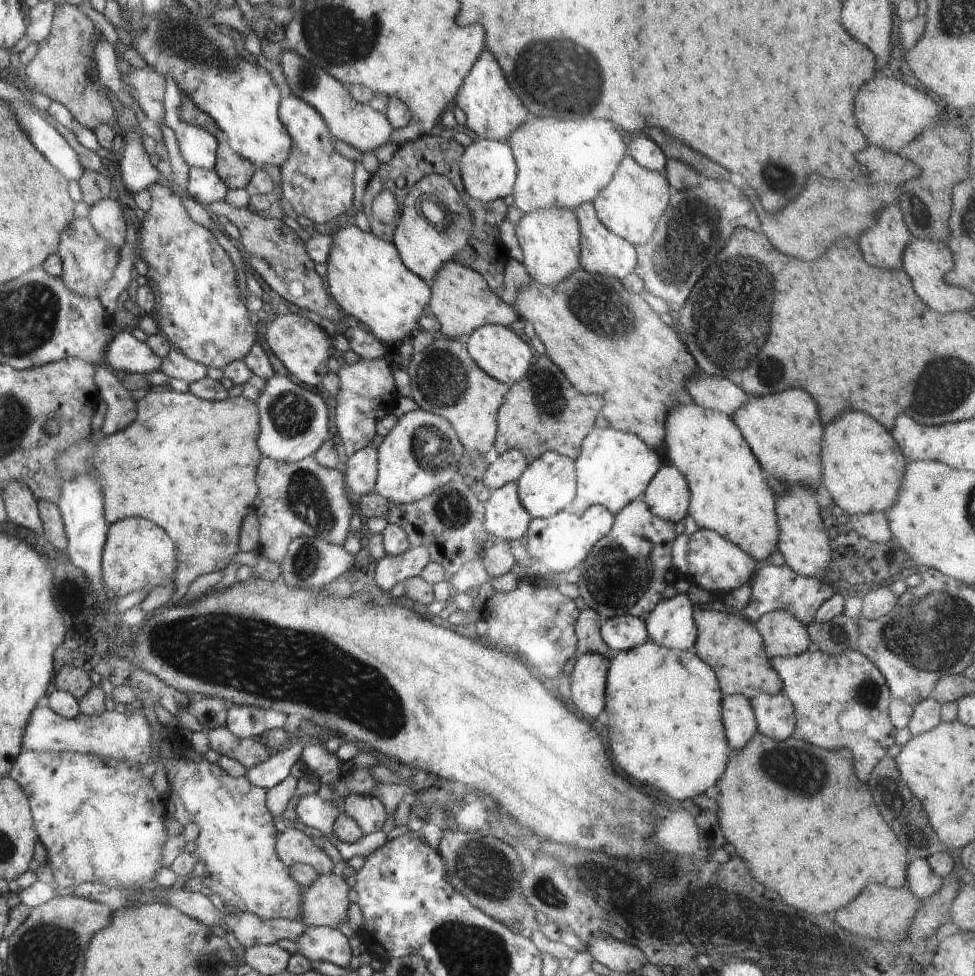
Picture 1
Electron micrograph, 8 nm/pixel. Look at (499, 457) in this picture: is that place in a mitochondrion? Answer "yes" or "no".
no

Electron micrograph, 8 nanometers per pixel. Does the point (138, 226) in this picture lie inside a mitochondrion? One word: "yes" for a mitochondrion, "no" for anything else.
no

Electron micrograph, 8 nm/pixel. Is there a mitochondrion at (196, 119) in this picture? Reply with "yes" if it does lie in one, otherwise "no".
no

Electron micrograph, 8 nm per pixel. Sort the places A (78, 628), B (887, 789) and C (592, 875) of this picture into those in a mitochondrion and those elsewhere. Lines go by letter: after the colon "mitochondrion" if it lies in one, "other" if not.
A: other
B: mitochondrion
C: mitochondrion

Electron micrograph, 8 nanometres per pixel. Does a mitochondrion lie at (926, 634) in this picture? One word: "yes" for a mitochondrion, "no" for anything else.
yes

